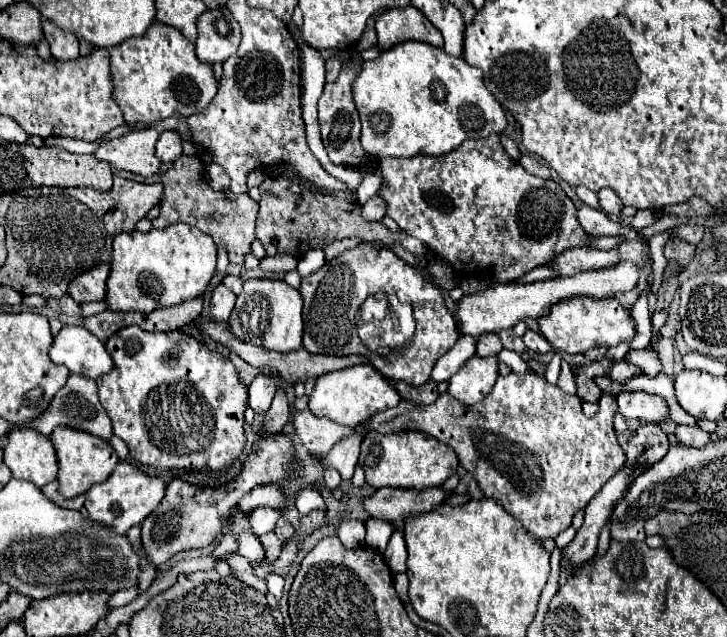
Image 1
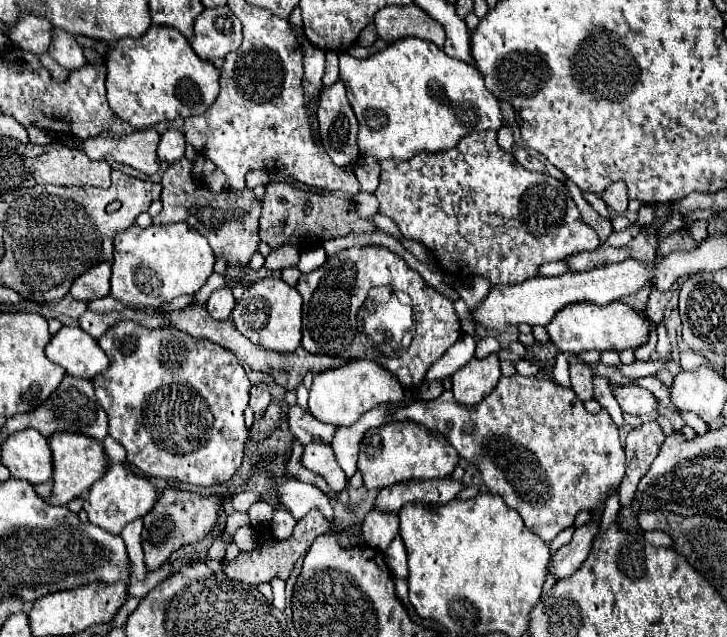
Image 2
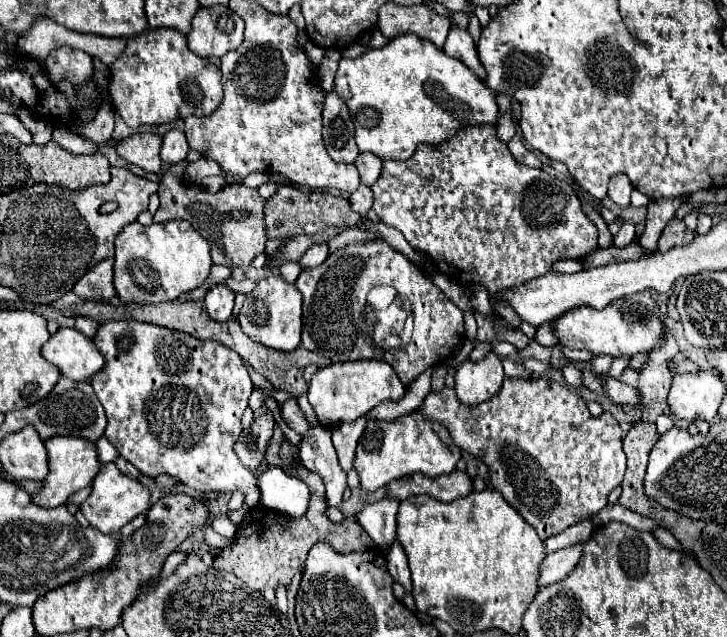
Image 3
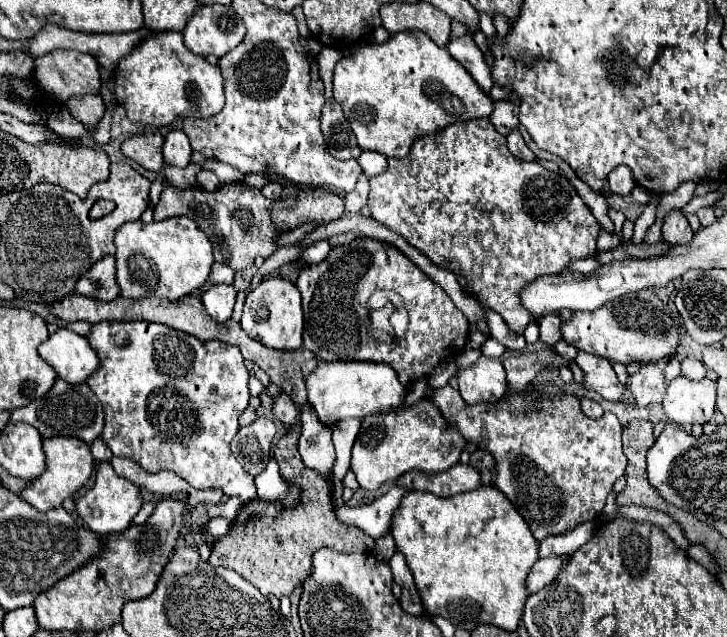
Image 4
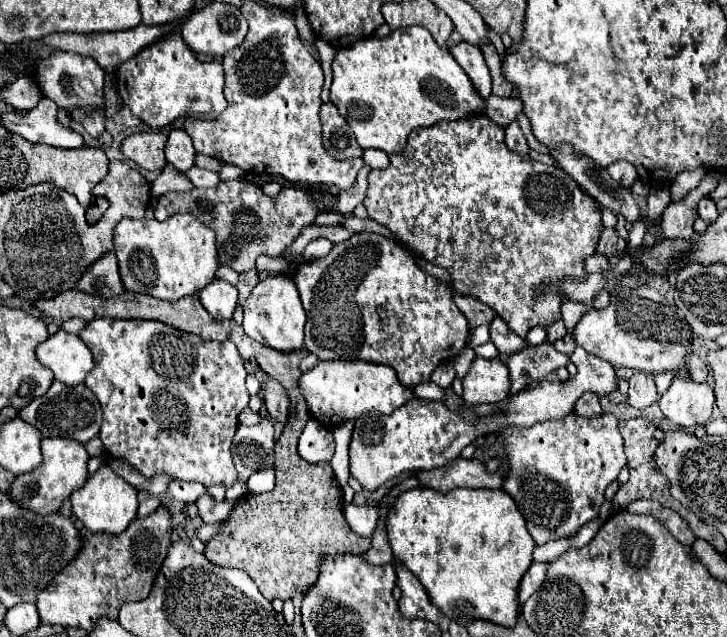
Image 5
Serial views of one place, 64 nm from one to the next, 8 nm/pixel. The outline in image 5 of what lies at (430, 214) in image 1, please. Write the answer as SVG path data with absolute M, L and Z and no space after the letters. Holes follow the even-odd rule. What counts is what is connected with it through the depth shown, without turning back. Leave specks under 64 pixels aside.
M478 114L478 116L470 116L470 118L462 118L462 120L452 120L452 122L438 122L438 124L430 126L430 128L414 130L408 136L406 148L402 152L390 156L390 166L386 170L372 170L370 172L364 206L366 206L368 214L370 214L370 218L374 218L382 226L386 226L418 258L422 256L426 262L448 270L448 274L452 276L454 290L458 294L474 296L482 303L494 308L498 312L498 316L520 338L526 338L528 330L534 328L534 326L550 326L550 324L554 324L554 322L558 322L562 318L562 314L560 314L562 300L558 300L558 296L554 296L554 292L546 294L546 296L538 296L538 288L544 282L558 284L558 280L566 280L566 276L570 276L572 280L582 280L582 276L588 276L586 270L584 270L584 260L596 252L596 244L598 244L598 238L600 238L602 228L604 228L602 226L602 210L600 210L600 206L596 204L594 198L590 198L586 192L582 192L582 188L578 188L578 182L570 174L566 174L558 166L548 166L548 164L532 160L530 156L518 156L516 152L510 152L506 148L506 144L504 144L504 128L498 126L496 122L492 122L486 114Z

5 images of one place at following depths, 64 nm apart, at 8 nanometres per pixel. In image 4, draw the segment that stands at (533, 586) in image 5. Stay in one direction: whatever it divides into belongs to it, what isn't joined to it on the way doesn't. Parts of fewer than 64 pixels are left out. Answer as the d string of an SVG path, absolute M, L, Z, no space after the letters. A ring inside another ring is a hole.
M548 556L548 558L540 558L530 574L528 574L528 594L536 594L538 590L542 590L546 584L550 584L556 574L562 570L562 564L566 562L568 556Z

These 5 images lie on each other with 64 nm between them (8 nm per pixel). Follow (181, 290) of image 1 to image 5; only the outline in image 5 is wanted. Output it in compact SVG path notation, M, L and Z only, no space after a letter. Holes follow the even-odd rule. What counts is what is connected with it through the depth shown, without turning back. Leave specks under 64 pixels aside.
M174 214L162 222L156 218L122 218L114 228L114 250L128 292L170 302L202 290L214 280L220 266L214 230L190 214Z

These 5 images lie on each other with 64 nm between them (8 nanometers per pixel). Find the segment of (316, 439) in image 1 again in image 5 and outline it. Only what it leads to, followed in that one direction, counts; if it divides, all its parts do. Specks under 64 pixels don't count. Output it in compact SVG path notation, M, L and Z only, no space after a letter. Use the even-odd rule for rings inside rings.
M244 360L244 368L246 368L246 372L248 372L250 376L256 376L256 378L258 378L260 390L262 390L262 396L264 396L264 406L266 406L268 414L270 414L274 420L286 422L290 400L286 398L284 388L282 388L274 378L266 376L266 372L262 372L260 366L252 364L250 360Z

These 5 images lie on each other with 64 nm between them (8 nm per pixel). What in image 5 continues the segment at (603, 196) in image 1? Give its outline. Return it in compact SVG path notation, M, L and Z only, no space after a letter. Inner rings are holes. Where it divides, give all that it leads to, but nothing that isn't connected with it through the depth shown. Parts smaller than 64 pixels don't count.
M616 160L614 164L610 164L608 174L610 174L616 182L620 182L622 186L632 186L634 180L636 180L636 176L638 176L634 164L630 164L630 162L626 162L626 160Z

